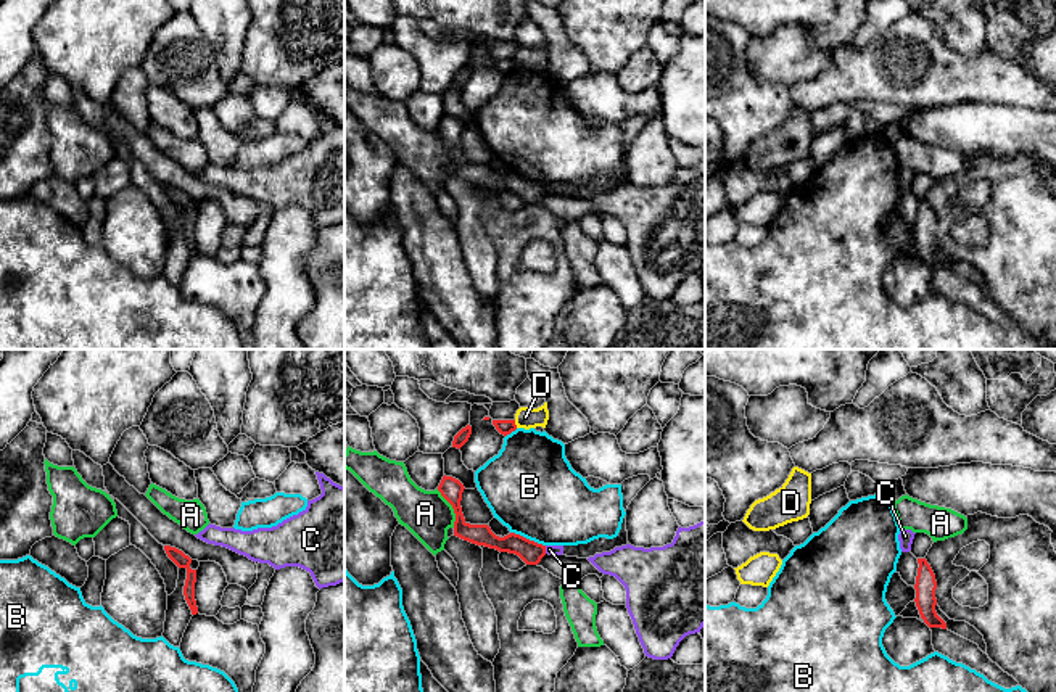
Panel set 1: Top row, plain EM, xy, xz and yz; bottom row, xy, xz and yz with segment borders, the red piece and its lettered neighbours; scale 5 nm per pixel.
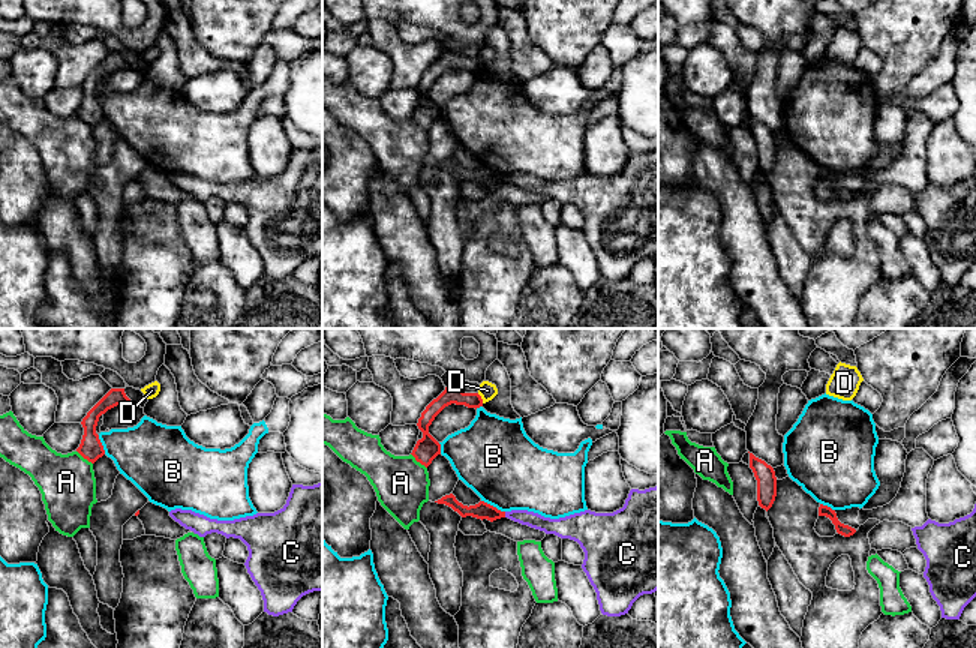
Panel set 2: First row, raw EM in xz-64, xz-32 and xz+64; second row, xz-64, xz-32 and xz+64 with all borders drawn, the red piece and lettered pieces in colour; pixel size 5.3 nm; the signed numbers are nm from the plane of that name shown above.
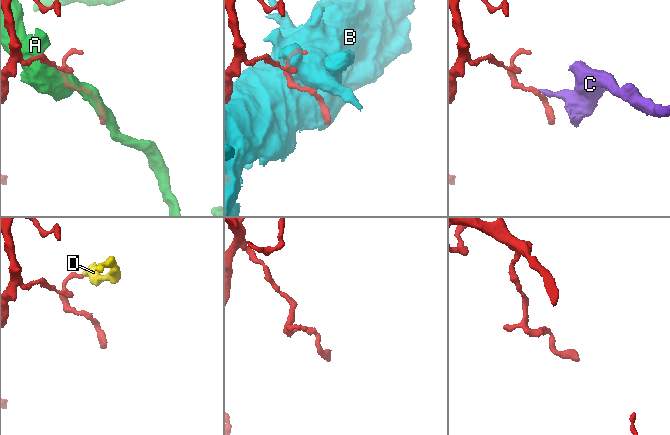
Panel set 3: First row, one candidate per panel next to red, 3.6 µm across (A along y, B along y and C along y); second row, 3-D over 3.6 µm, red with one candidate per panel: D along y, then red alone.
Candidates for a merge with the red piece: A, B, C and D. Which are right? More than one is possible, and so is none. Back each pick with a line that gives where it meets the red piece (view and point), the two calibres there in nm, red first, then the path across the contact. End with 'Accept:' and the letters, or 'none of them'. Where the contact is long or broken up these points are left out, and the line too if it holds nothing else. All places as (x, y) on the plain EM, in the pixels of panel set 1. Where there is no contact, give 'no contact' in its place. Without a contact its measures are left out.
Accept: none of them

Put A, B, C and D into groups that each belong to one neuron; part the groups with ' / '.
A / B / C / D

